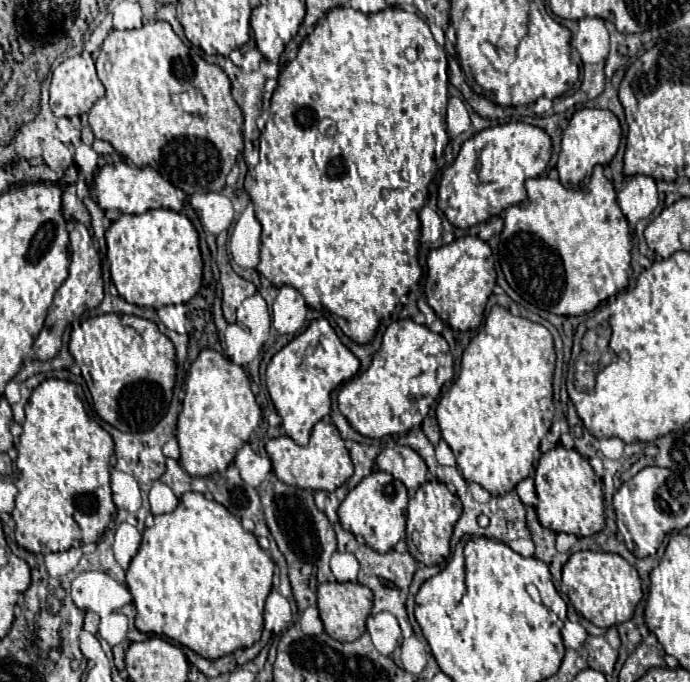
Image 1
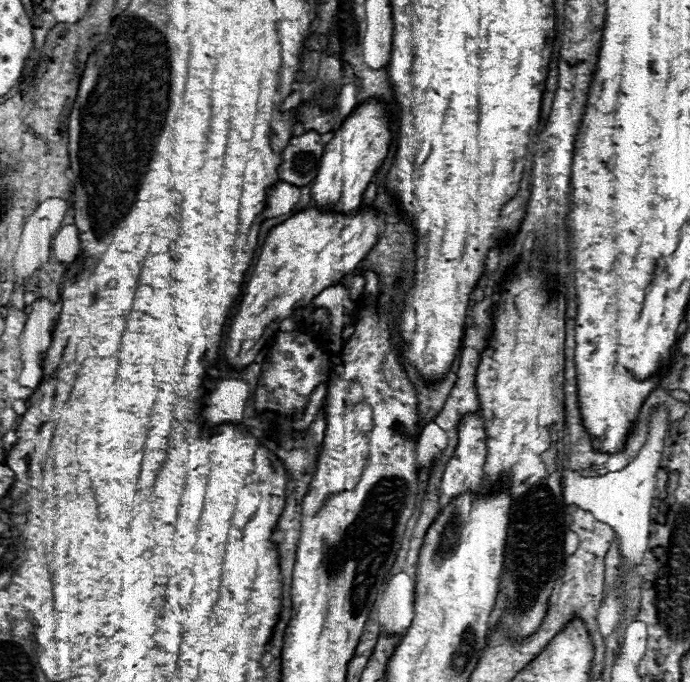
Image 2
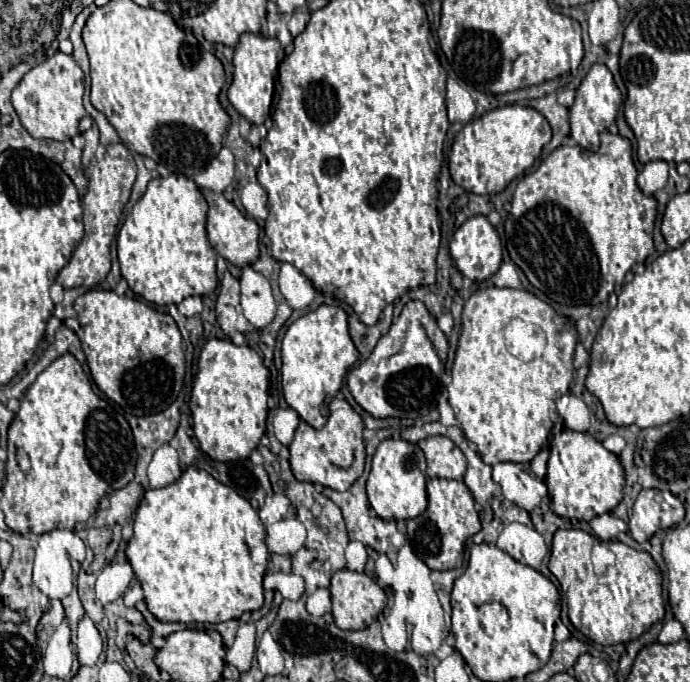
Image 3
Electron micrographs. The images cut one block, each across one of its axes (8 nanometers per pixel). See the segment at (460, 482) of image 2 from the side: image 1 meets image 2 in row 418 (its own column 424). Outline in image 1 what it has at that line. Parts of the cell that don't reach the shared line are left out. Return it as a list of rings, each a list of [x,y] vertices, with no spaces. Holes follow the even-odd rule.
[[[410,446],[384,448],[376,458],[378,470],[390,472],[394,478],[402,480],[410,494],[414,494],[426,482],[426,462]]]

